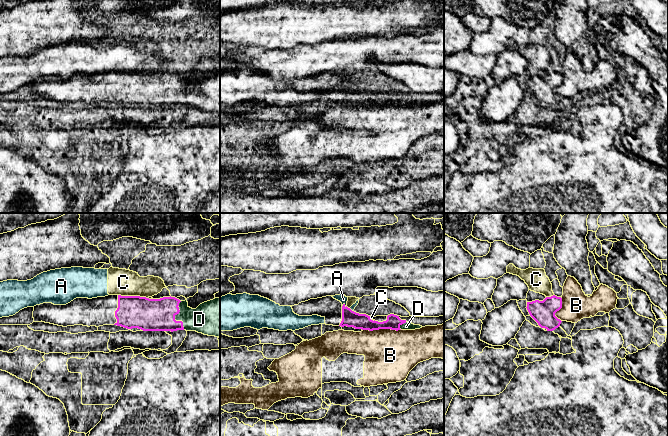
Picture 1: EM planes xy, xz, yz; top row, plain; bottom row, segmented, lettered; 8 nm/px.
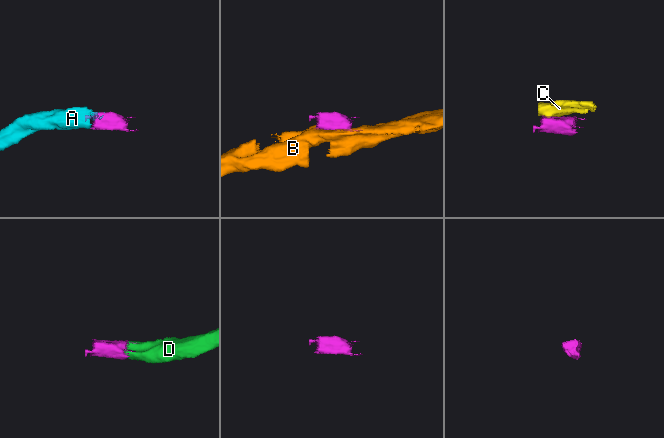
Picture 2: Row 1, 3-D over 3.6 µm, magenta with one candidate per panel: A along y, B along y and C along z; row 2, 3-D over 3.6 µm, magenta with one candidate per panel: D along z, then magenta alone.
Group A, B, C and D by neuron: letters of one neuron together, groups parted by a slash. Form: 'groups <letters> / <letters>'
groups A C / B / D

